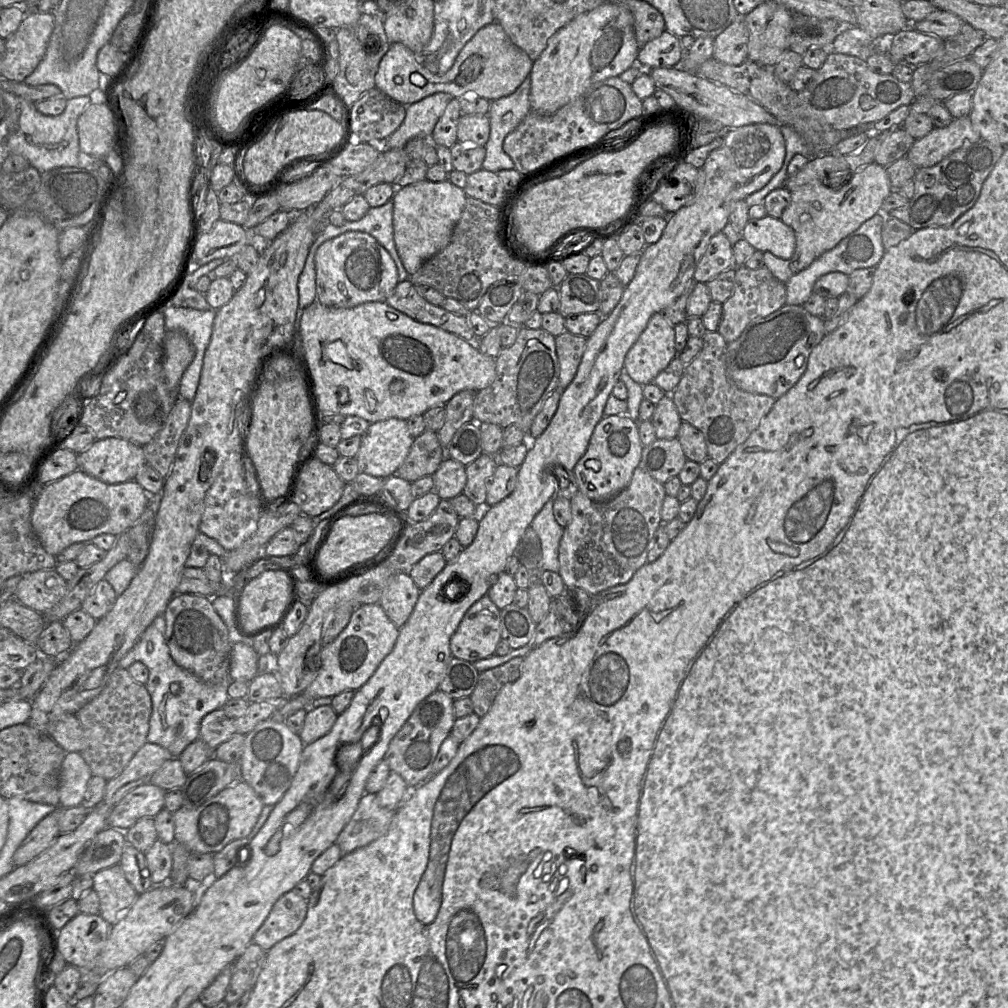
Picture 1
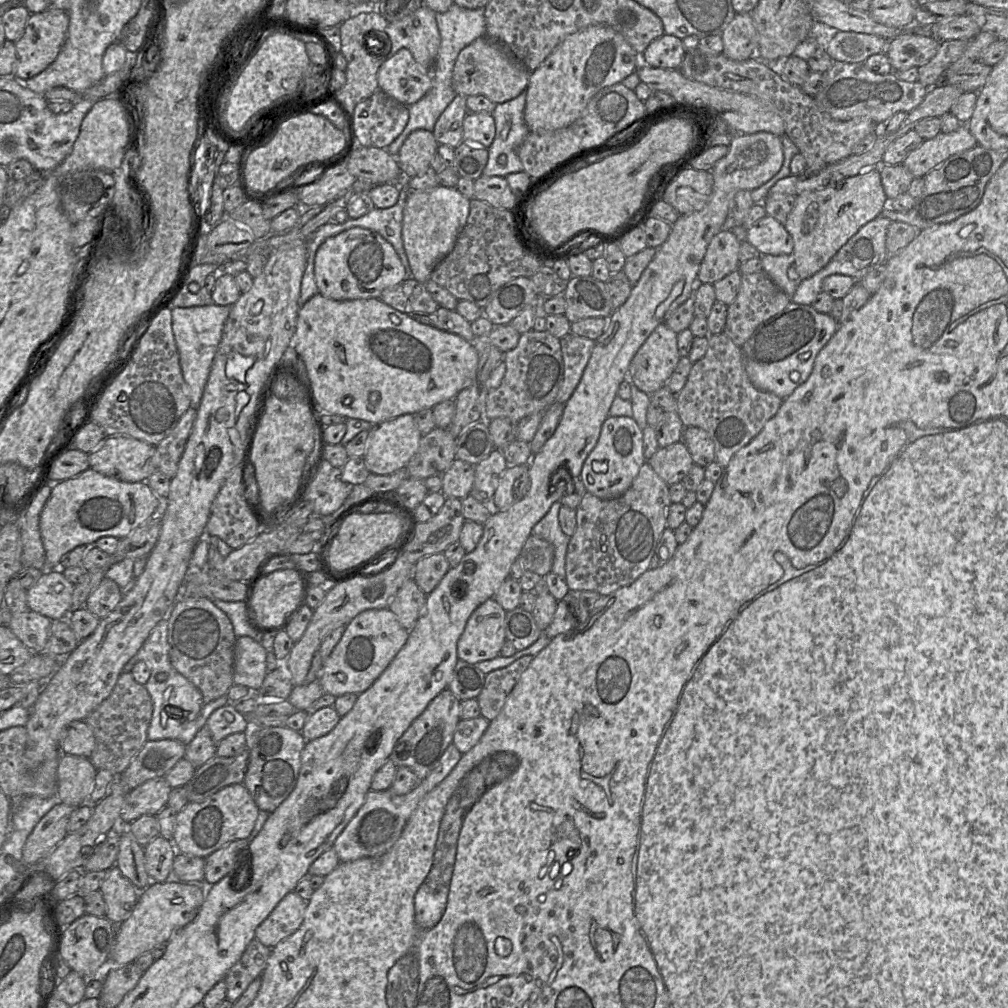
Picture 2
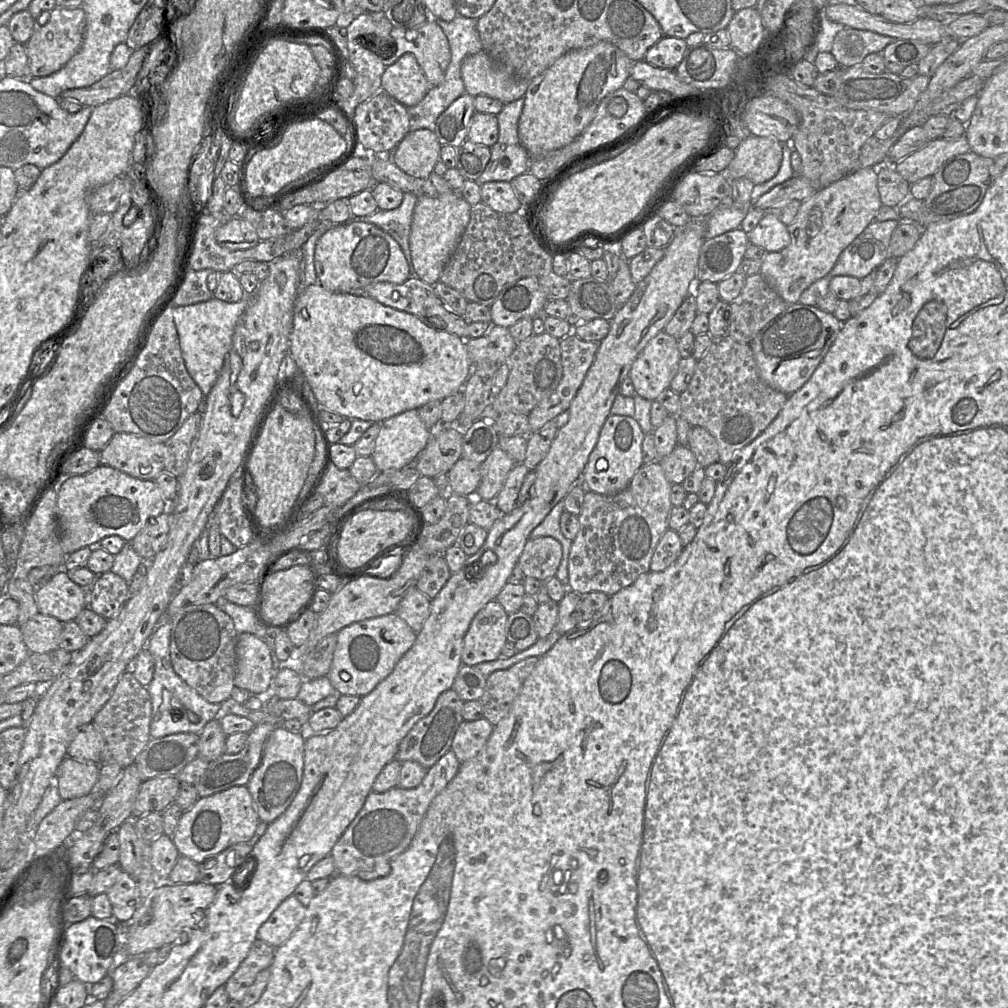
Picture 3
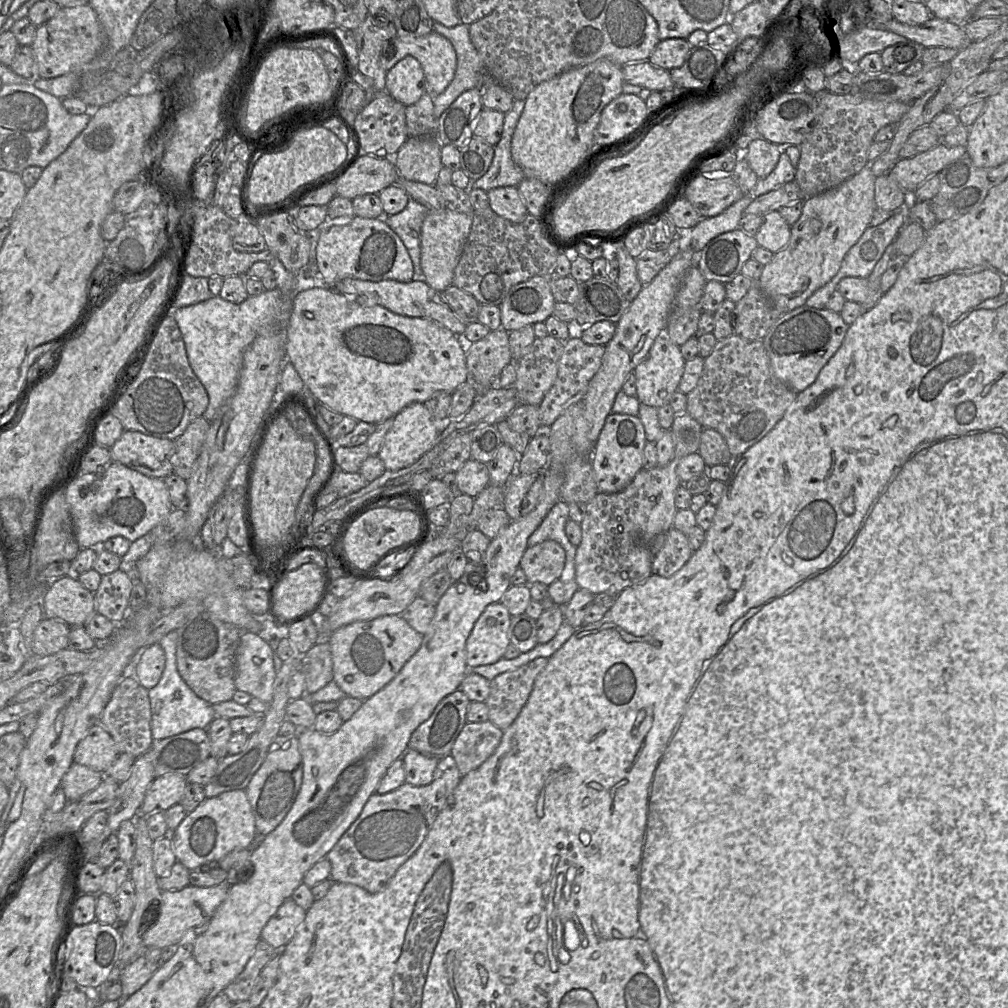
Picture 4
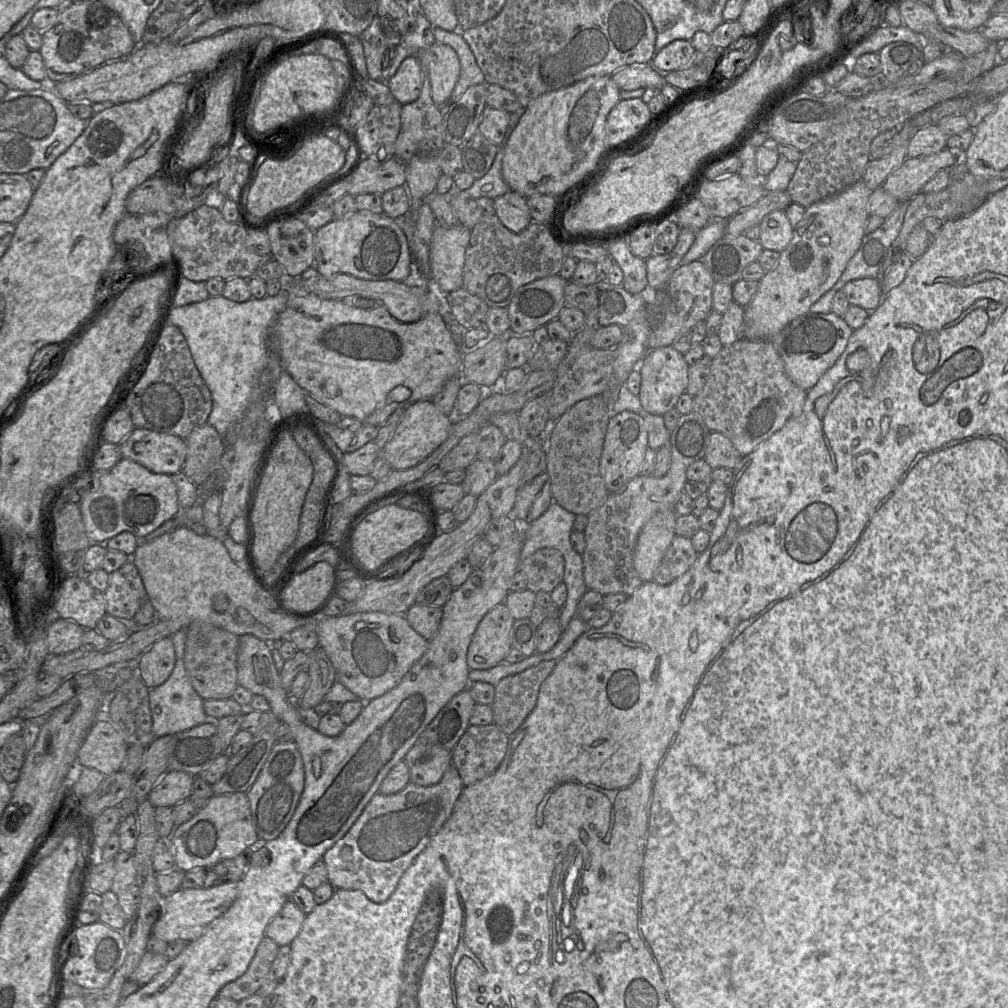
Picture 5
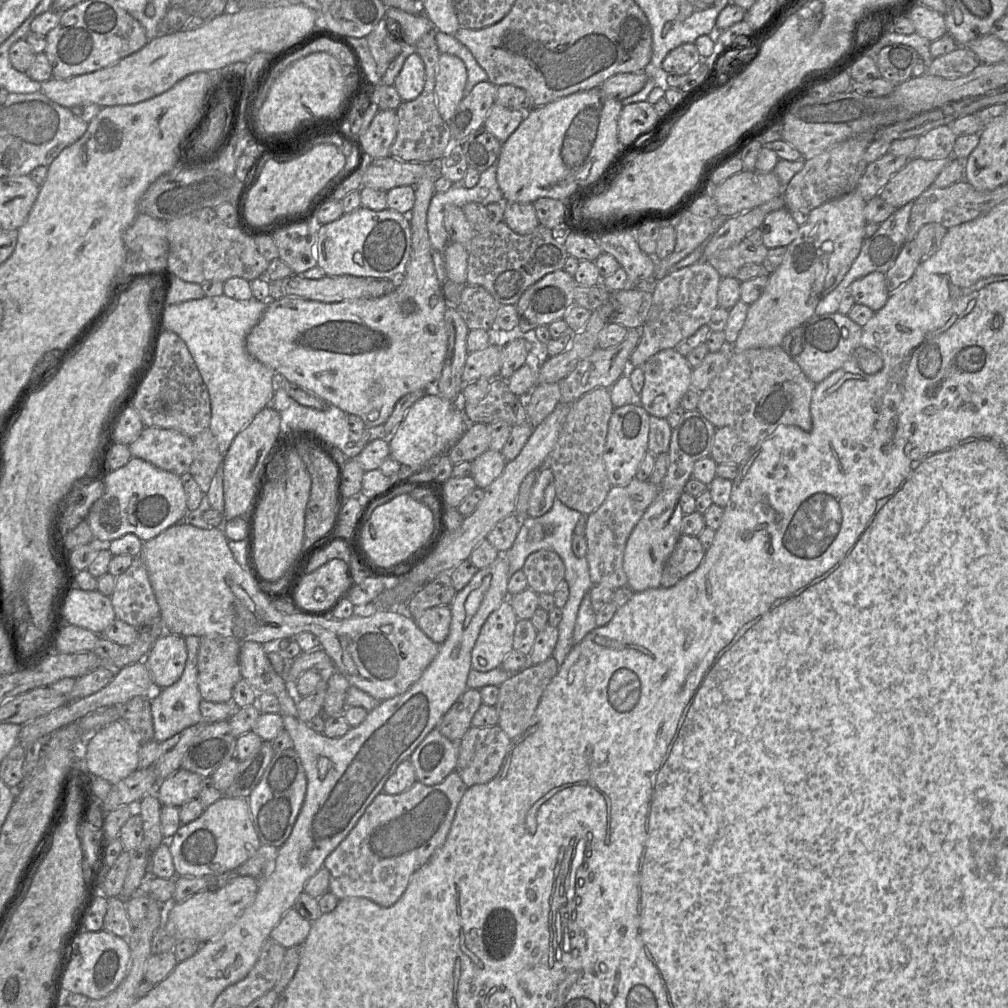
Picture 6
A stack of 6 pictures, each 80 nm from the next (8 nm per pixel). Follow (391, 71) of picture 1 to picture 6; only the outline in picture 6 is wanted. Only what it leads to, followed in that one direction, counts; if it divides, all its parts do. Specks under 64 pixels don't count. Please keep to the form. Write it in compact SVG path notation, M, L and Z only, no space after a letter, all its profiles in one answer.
M417 52L405 60L393 85L403 101L415 100L425 86L425 67Z

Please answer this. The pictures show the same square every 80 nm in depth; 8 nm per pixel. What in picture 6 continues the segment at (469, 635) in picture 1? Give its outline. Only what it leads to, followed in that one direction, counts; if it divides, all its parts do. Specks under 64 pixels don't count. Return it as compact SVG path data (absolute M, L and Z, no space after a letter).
M509 596L494 610L483 624L472 650L471 668L485 672L501 667L513 648L517 616Z

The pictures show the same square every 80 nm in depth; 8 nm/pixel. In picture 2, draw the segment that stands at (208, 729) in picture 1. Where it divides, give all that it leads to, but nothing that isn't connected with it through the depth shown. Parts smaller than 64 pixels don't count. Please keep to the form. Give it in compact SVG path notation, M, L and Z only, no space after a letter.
M229 701L227 705L215 710L209 716L205 727L208 728L213 741L218 745L229 735L249 732L251 725L247 717L239 713Z

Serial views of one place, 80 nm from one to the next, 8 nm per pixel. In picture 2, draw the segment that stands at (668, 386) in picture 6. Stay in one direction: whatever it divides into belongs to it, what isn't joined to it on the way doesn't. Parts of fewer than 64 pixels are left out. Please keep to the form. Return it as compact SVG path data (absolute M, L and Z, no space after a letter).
M662 323L632 358L628 375L639 390L651 395L665 387L679 360L677 333Z

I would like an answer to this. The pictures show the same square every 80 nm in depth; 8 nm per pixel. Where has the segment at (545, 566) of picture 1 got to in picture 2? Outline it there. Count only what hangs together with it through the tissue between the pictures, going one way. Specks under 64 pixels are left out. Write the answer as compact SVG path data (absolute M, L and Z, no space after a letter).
M559 501L554 502L547 514L532 528L531 534L554 546L555 555L551 571L565 580L566 553L570 536L560 528L558 514L561 505Z

